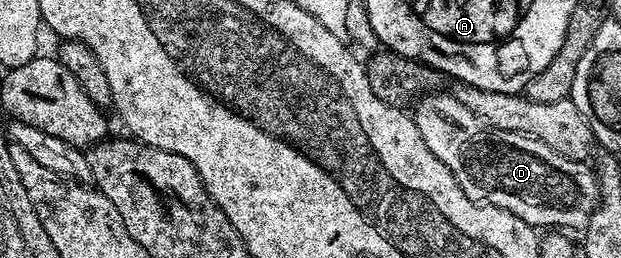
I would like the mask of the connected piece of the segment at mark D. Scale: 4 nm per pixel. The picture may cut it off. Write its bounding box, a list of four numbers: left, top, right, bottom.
[414,91,600,231]

